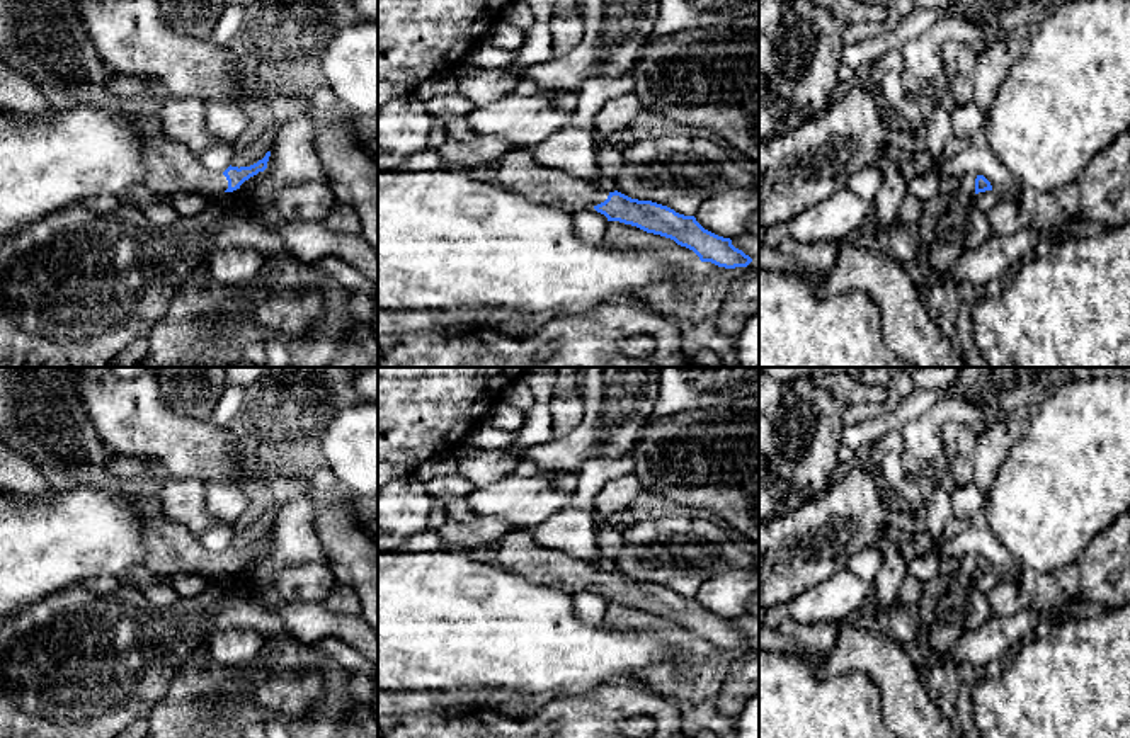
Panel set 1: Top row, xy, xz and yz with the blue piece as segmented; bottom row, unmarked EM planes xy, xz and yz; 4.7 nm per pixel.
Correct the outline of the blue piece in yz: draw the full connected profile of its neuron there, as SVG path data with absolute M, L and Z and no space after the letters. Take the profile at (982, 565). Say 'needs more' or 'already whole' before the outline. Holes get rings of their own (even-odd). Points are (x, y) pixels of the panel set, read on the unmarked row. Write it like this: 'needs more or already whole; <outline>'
needs more; M963 554L960 558L960 570L963 570L968 575L979 575L992 571L992 566L984 556Z

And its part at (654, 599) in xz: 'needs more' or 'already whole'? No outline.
needs more

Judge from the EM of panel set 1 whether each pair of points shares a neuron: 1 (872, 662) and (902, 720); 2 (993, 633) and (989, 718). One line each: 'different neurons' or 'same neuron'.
1: same neuron
2: different neurons

